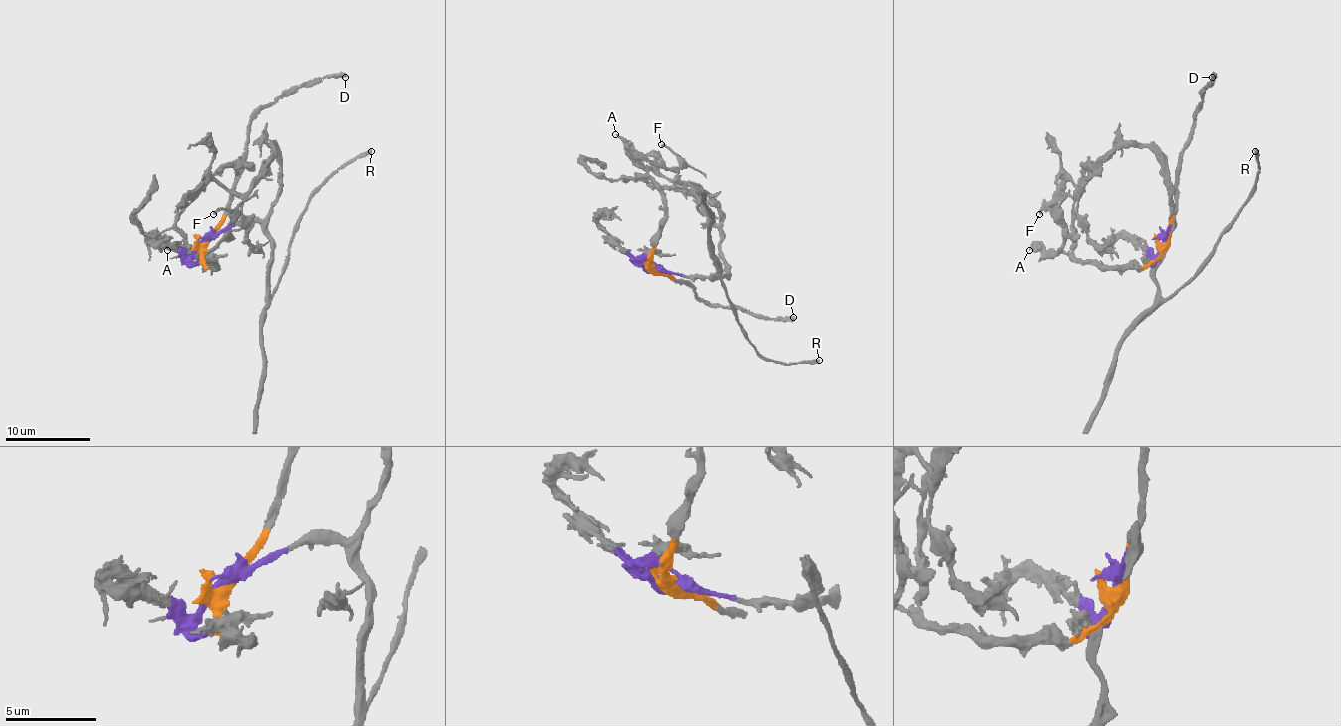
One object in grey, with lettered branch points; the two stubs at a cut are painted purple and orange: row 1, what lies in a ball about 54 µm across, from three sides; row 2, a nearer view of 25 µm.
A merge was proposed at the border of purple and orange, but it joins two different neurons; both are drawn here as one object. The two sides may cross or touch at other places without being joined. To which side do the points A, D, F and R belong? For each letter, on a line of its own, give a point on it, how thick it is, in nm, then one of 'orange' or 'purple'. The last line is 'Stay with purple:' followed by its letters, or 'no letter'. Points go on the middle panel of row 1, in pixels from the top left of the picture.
A: (615, 134) | 220 nm | orange
D: (793, 317) | 380 nm | orange
F: (661, 144) | 190 nm | orange
R: (819, 360) | 360 nm | purple
Stay with purple: R

